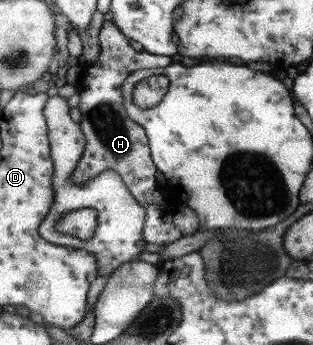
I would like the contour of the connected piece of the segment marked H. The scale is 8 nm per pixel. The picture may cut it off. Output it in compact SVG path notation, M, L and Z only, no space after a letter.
M107 16L98 39L100 41L99 55L92 63L83 65L82 75L77 85L80 93L80 104L77 108L82 112L80 127L83 128L87 146L76 169L70 175L70 182L84 184L107 169L118 172L131 194L146 209L147 225L144 226L144 241L158 243L158 245L175 242L184 236L183 232L173 220L172 201L164 198L164 183L152 161L147 133L142 124L137 124L128 118L122 92L124 81L134 71L166 67L173 62L172 58L152 55L144 50L136 51L130 45L127 36Z

